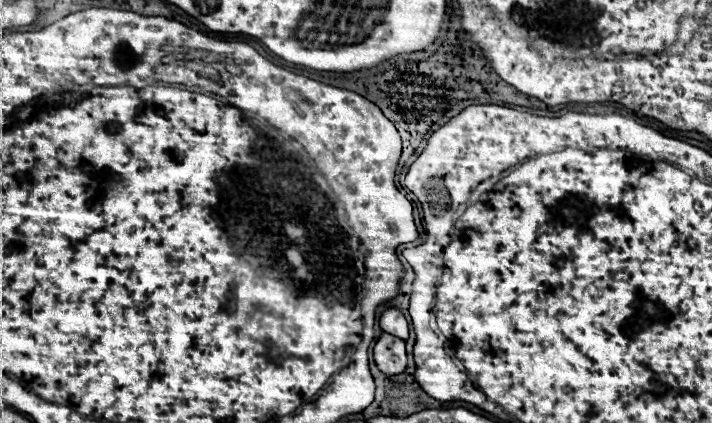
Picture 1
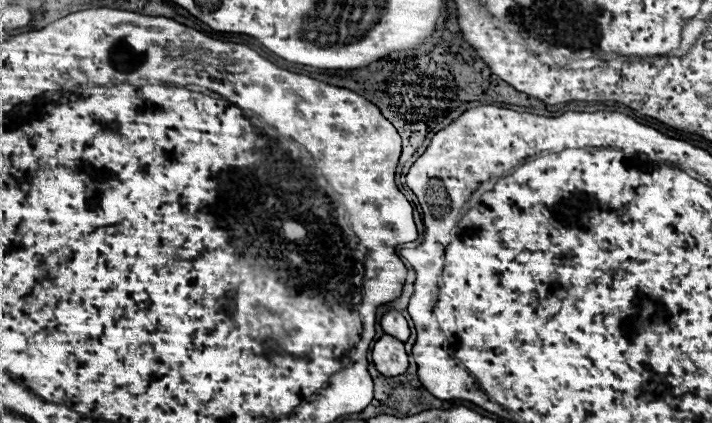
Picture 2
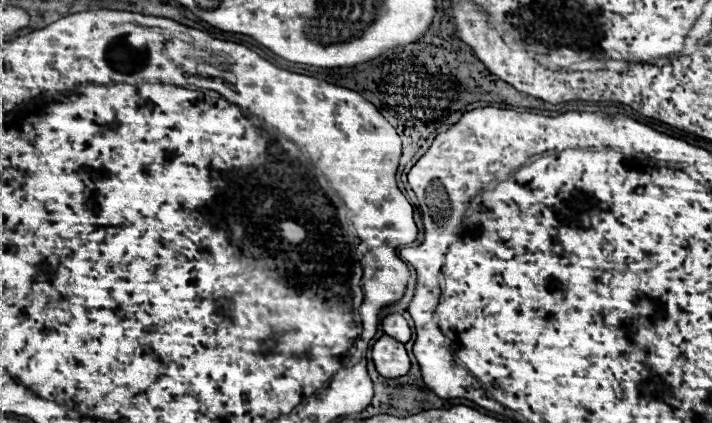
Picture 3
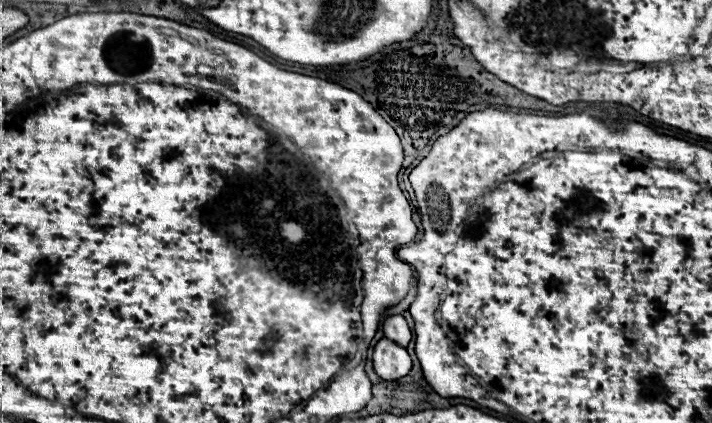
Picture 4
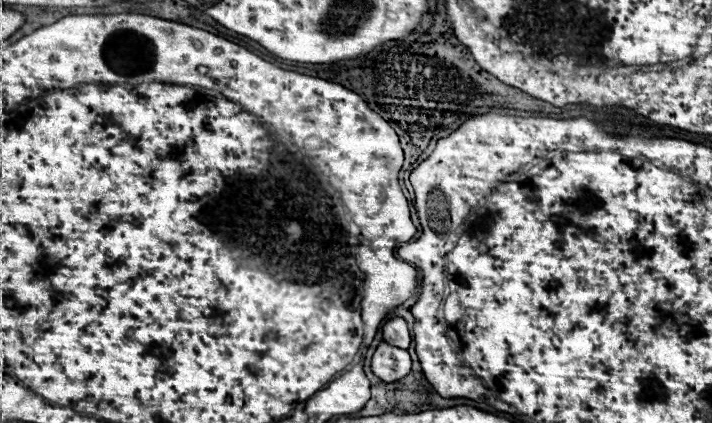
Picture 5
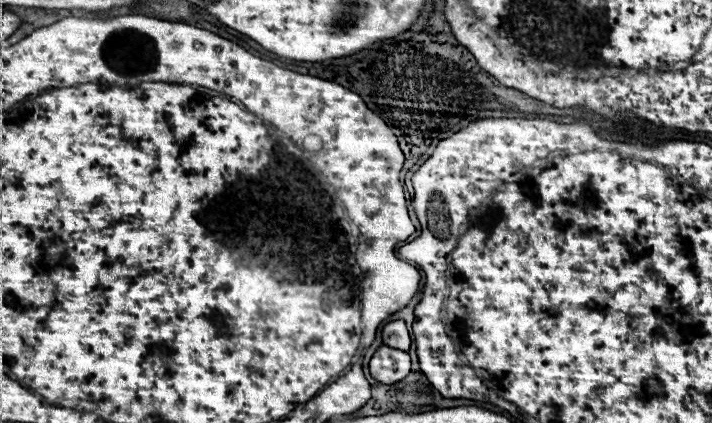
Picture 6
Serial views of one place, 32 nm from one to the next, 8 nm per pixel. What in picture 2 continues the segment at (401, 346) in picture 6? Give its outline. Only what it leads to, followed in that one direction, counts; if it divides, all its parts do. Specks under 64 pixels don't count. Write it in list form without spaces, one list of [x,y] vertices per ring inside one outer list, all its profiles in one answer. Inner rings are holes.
[[[386,312],[380,320],[382,330],[402,342],[406,342],[410,338],[410,328],[406,324],[406,318],[400,312]]]

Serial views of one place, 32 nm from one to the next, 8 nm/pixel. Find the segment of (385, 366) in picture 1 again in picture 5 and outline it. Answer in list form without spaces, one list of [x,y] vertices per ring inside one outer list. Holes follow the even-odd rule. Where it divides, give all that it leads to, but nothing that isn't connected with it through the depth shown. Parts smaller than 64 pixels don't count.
[[[380,342],[372,356],[372,372],[378,376],[382,382],[398,382],[404,376],[410,374],[410,354],[402,348],[390,346],[386,342]]]

